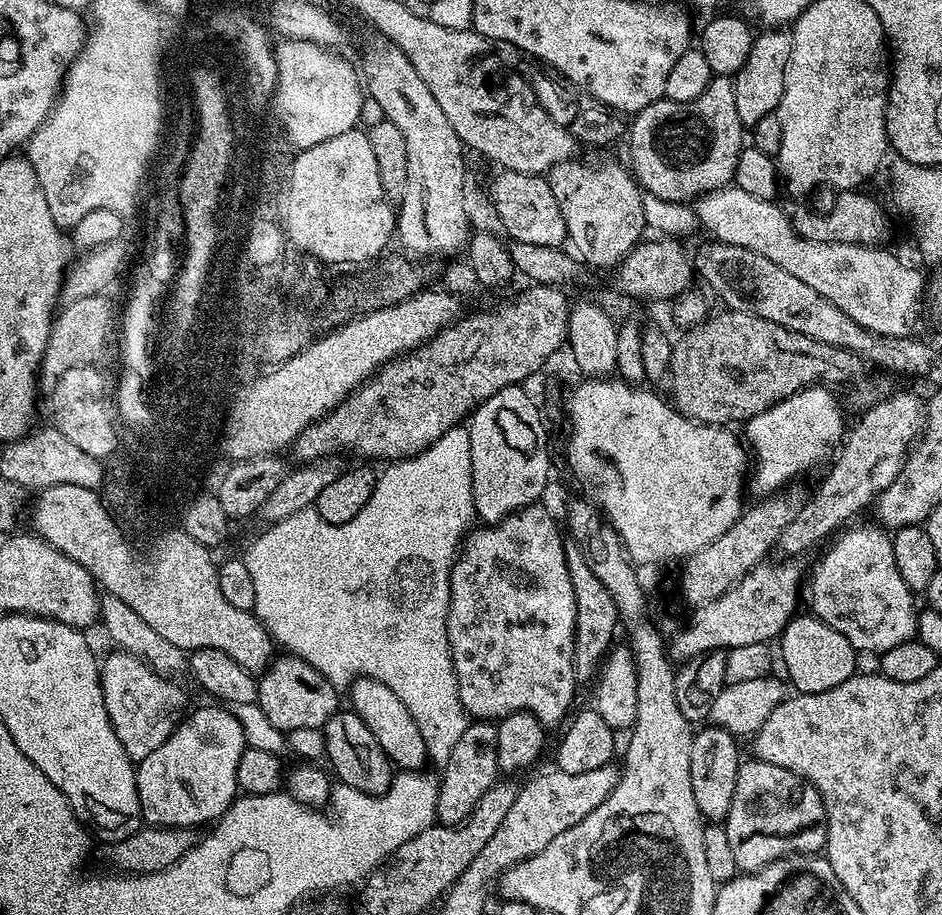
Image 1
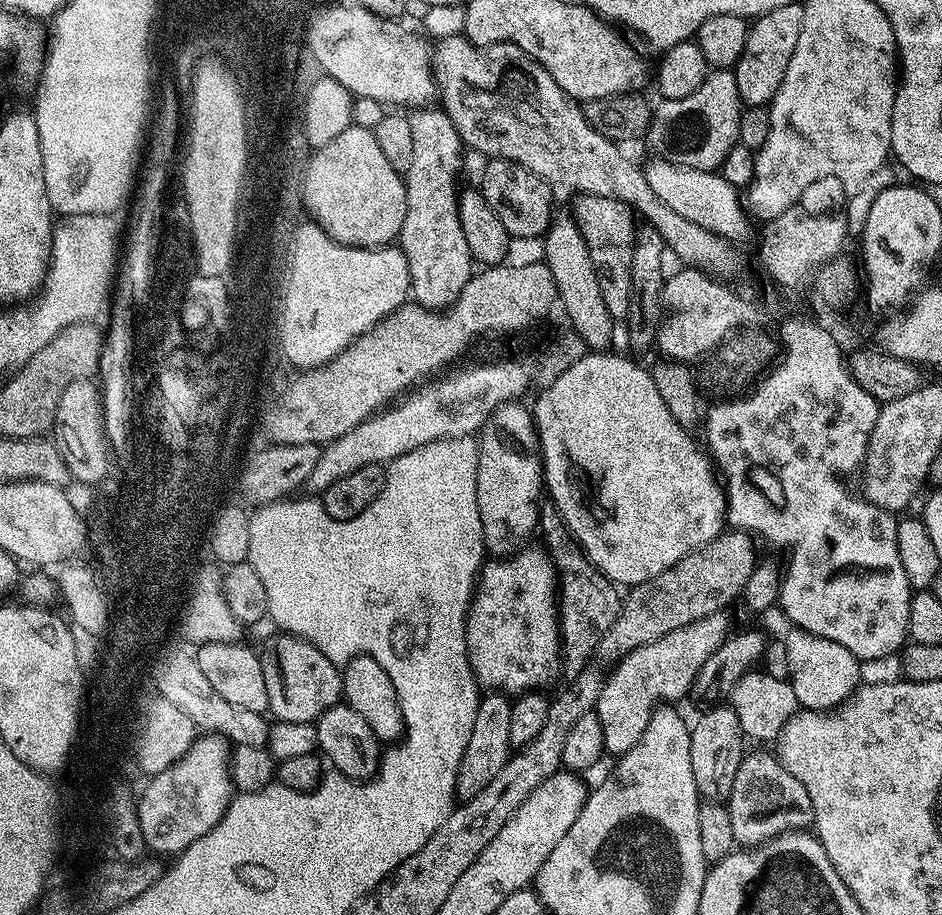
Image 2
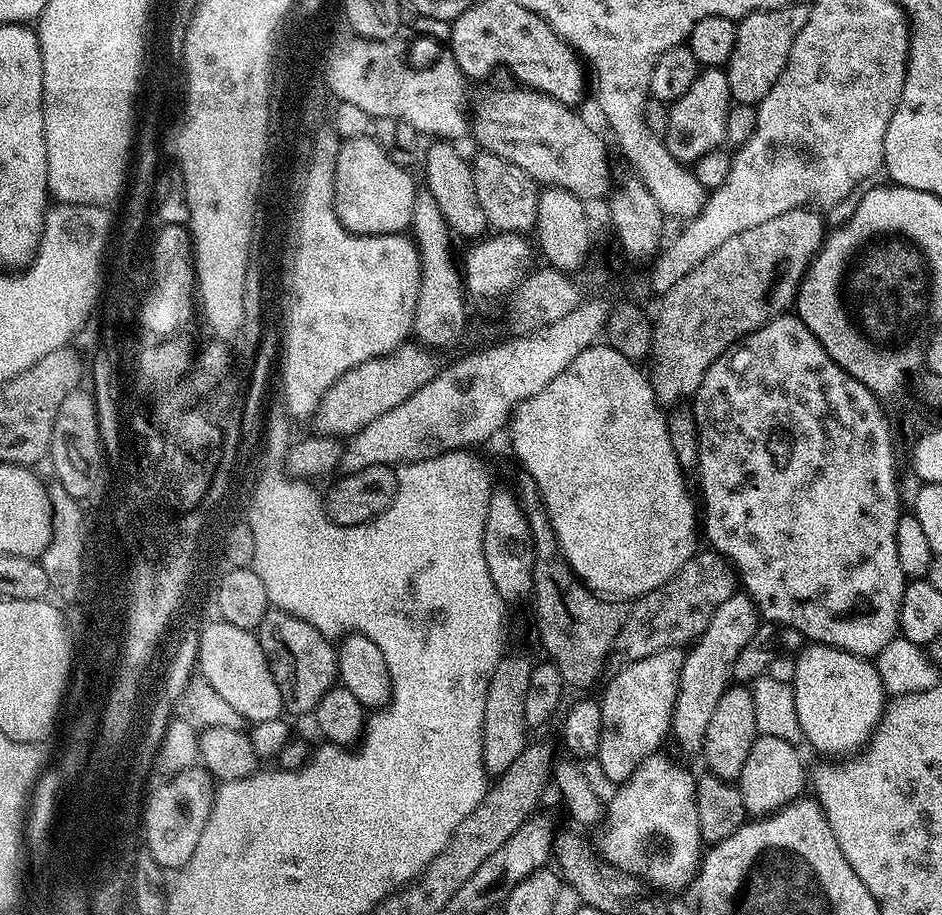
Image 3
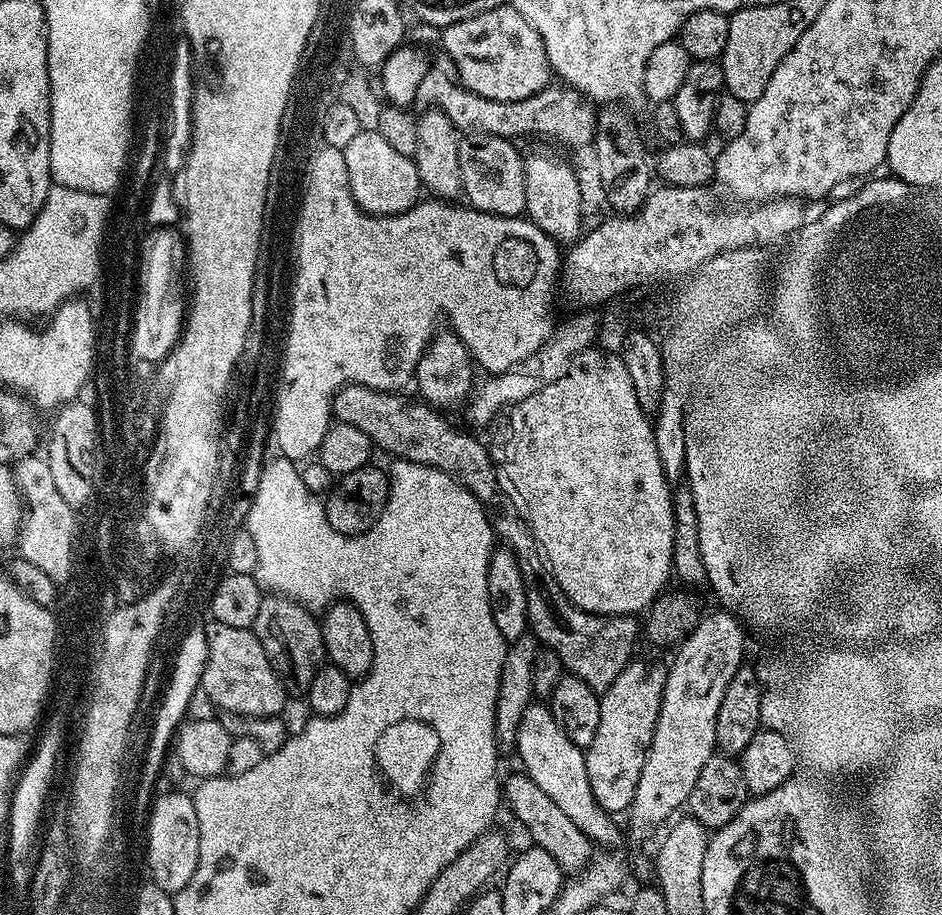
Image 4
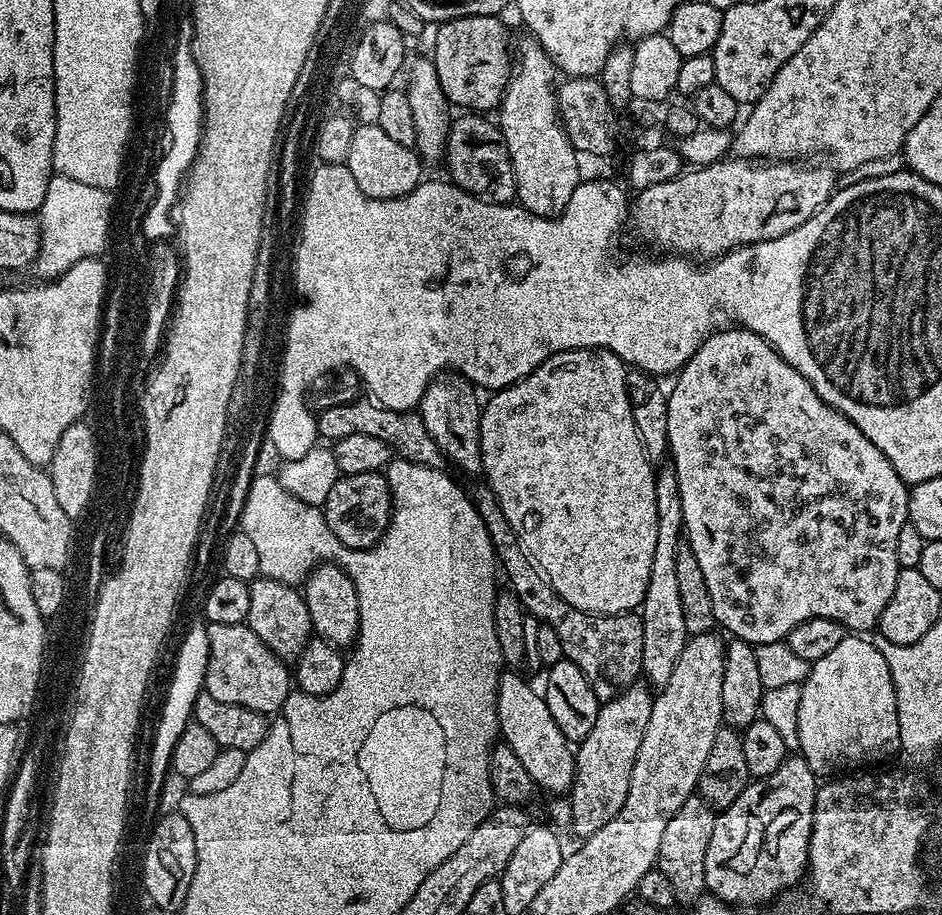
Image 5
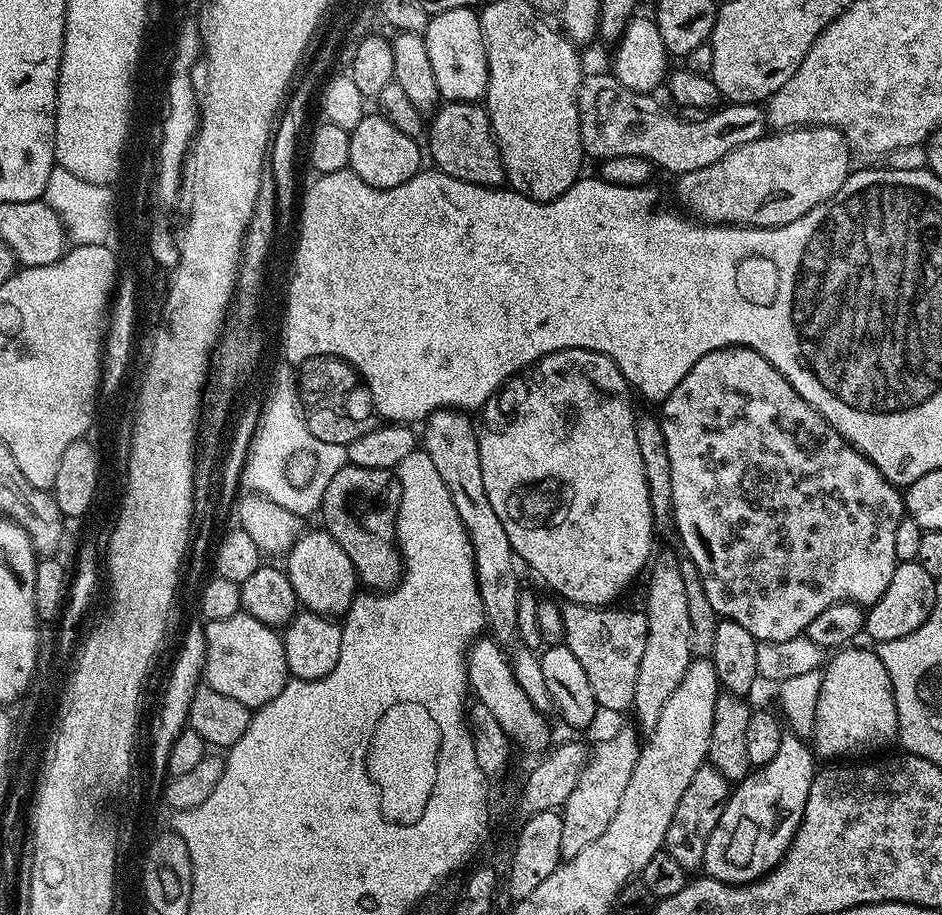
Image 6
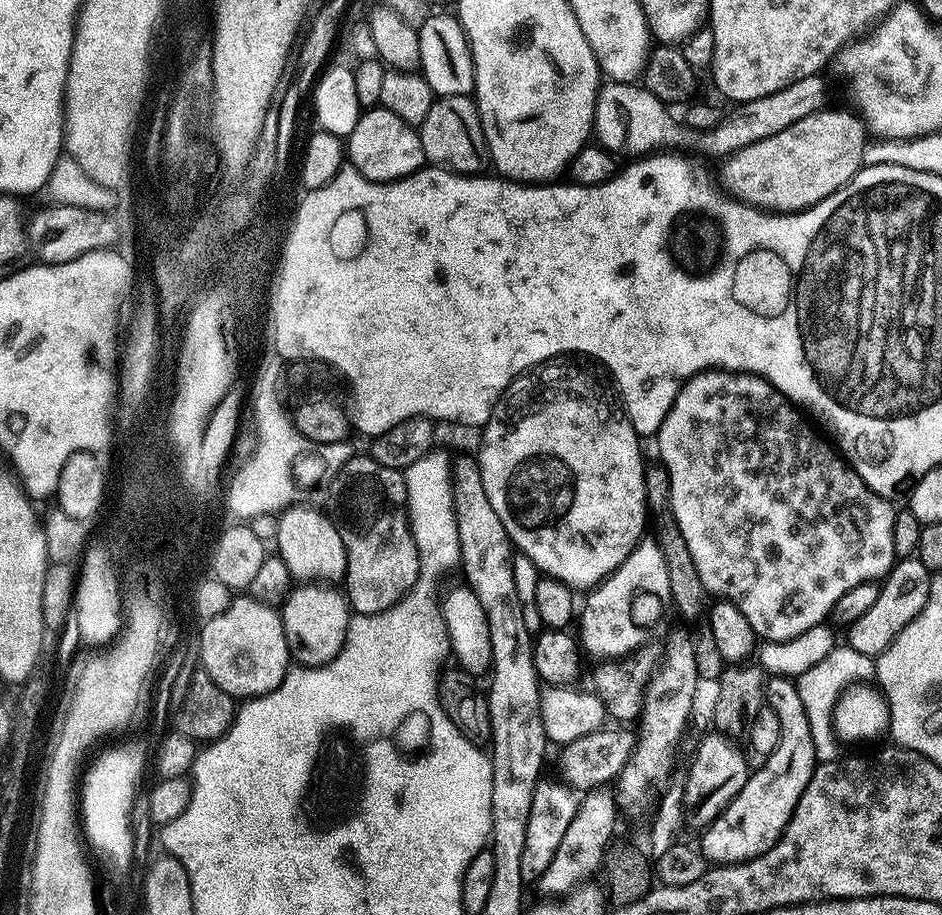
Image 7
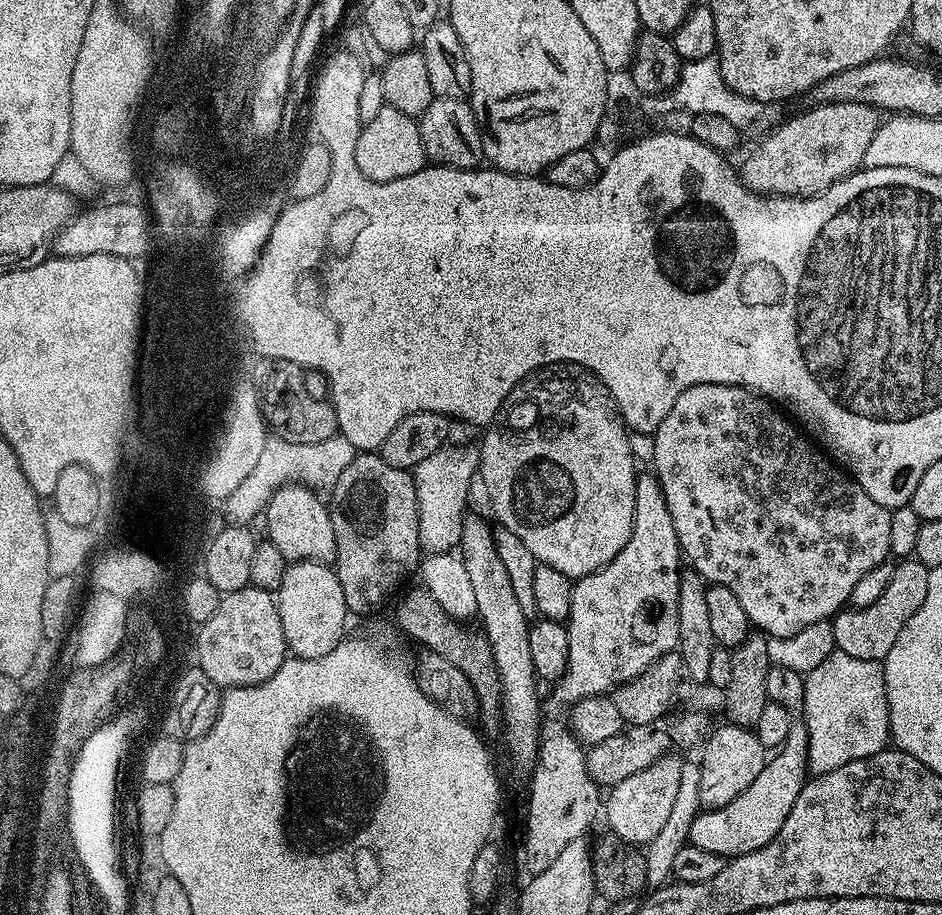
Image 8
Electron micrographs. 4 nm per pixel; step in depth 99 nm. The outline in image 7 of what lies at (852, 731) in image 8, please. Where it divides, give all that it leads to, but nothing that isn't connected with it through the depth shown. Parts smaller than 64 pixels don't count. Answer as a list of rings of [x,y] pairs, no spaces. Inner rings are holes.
[[[835,646],[820,662],[815,663],[801,676],[795,677],[798,698],[802,698],[806,722],[810,722],[810,738],[814,738],[817,753],[824,754],[827,748],[837,747],[836,732],[832,729],[832,714],[841,693],[852,683],[871,677],[873,672],[873,657],[858,654],[858,650],[847,646]]]

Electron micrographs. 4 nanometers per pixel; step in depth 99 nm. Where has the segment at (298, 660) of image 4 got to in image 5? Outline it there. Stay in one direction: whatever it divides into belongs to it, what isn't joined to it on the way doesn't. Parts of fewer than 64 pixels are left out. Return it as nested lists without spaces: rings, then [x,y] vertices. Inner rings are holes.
[[[260,576],[249,583],[250,610],[248,611],[247,625],[270,650],[285,662],[292,662],[299,657],[300,651],[305,648],[314,633],[310,622],[310,610],[306,606],[299,587],[283,584],[269,576]]]

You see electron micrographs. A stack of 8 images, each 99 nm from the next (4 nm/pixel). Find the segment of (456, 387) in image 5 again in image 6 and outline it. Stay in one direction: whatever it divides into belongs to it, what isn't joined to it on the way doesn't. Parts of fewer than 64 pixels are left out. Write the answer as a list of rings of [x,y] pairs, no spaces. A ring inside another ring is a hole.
[[[440,408],[437,412],[431,412],[422,424],[422,450],[430,454],[434,470],[438,470],[442,482],[446,482],[454,510],[458,510],[458,518],[462,518],[462,526],[468,531],[474,554],[478,594],[482,598],[484,618],[490,635],[497,644],[508,646],[518,636],[518,602],[522,583],[516,577],[517,561],[510,546],[510,538],[506,538],[506,530],[502,522],[498,522],[498,514],[494,514],[490,498],[486,498],[486,485],[482,483],[478,428],[468,416],[471,415],[467,411],[454,408]]]

